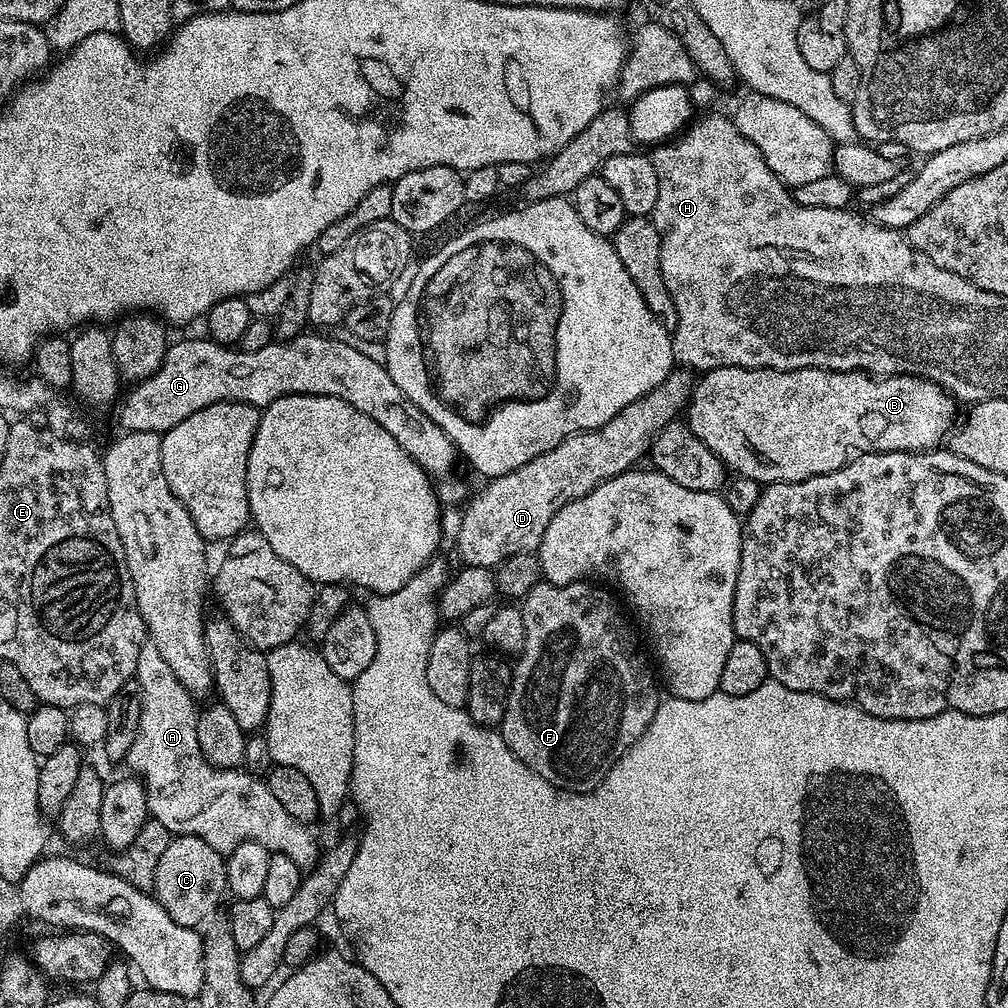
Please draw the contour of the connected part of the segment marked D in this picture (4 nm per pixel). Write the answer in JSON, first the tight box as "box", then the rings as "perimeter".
{"box":[456,370,693,569],"perimeter":[[[674,370],[652,392],[646,393],[642,398],[630,402],[626,410],[622,410],[610,422],[601,428],[593,428],[591,432],[576,432],[568,436],[546,454],[538,454],[538,458],[530,458],[522,466],[510,470],[501,476],[491,477],[488,484],[480,493],[473,495],[463,505],[464,517],[460,520],[460,529],[456,532],[456,548],[460,551],[463,563],[467,567],[482,566],[495,569],[508,556],[522,554],[523,552],[536,552],[542,542],[542,534],[546,534],[546,526],[570,502],[590,494],[599,484],[605,484],[610,478],[621,476],[623,472],[635,469],[640,459],[647,457],[652,451],[654,438],[667,424],[673,423],[676,416],[685,411],[688,399],[692,397],[693,377],[684,370]]]}

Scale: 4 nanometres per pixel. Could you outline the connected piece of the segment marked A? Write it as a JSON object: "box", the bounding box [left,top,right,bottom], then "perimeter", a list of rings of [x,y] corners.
{"box":[124,640,320,868],"perimeter":[[[146,640],[139,651],[134,684],[140,694],[142,715],[138,735],[125,756],[124,764],[133,771],[133,775],[144,781],[151,819],[166,826],[173,835],[202,838],[223,856],[232,853],[242,842],[252,841],[265,846],[271,853],[282,853],[292,858],[302,868],[311,867],[319,859],[320,846],[308,832],[307,825],[298,823],[283,809],[282,802],[274,797],[263,779],[240,768],[215,768],[205,758],[198,745],[198,708],[194,706],[195,699],[175,677],[174,670],[170,669],[151,640]]]}

